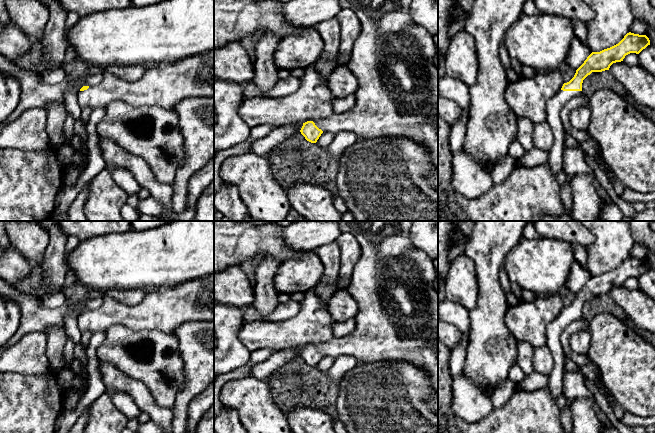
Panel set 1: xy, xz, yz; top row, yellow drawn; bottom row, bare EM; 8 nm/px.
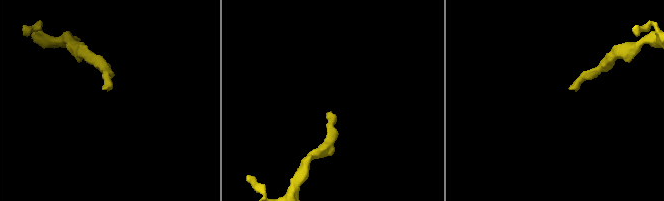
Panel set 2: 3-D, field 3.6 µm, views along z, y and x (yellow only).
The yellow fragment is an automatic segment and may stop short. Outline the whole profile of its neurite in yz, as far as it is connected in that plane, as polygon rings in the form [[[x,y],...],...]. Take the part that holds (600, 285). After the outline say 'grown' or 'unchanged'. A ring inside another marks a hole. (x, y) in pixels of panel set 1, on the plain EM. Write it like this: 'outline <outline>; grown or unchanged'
outline [[[629,256],[618,268],[600,276],[592,276],[587,265],[574,260],[565,286],[576,297],[569,306],[563,308],[561,314],[547,328],[546,346],[551,350],[555,361],[547,388],[554,400],[563,393],[565,353],[560,336],[564,329],[582,317],[583,304],[592,296],[609,294],[613,287],[623,285],[630,277],[639,278],[648,269],[650,264],[646,259]]]; grown

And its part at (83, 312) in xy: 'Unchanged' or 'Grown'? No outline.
Grown

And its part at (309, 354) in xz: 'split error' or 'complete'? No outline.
split error

